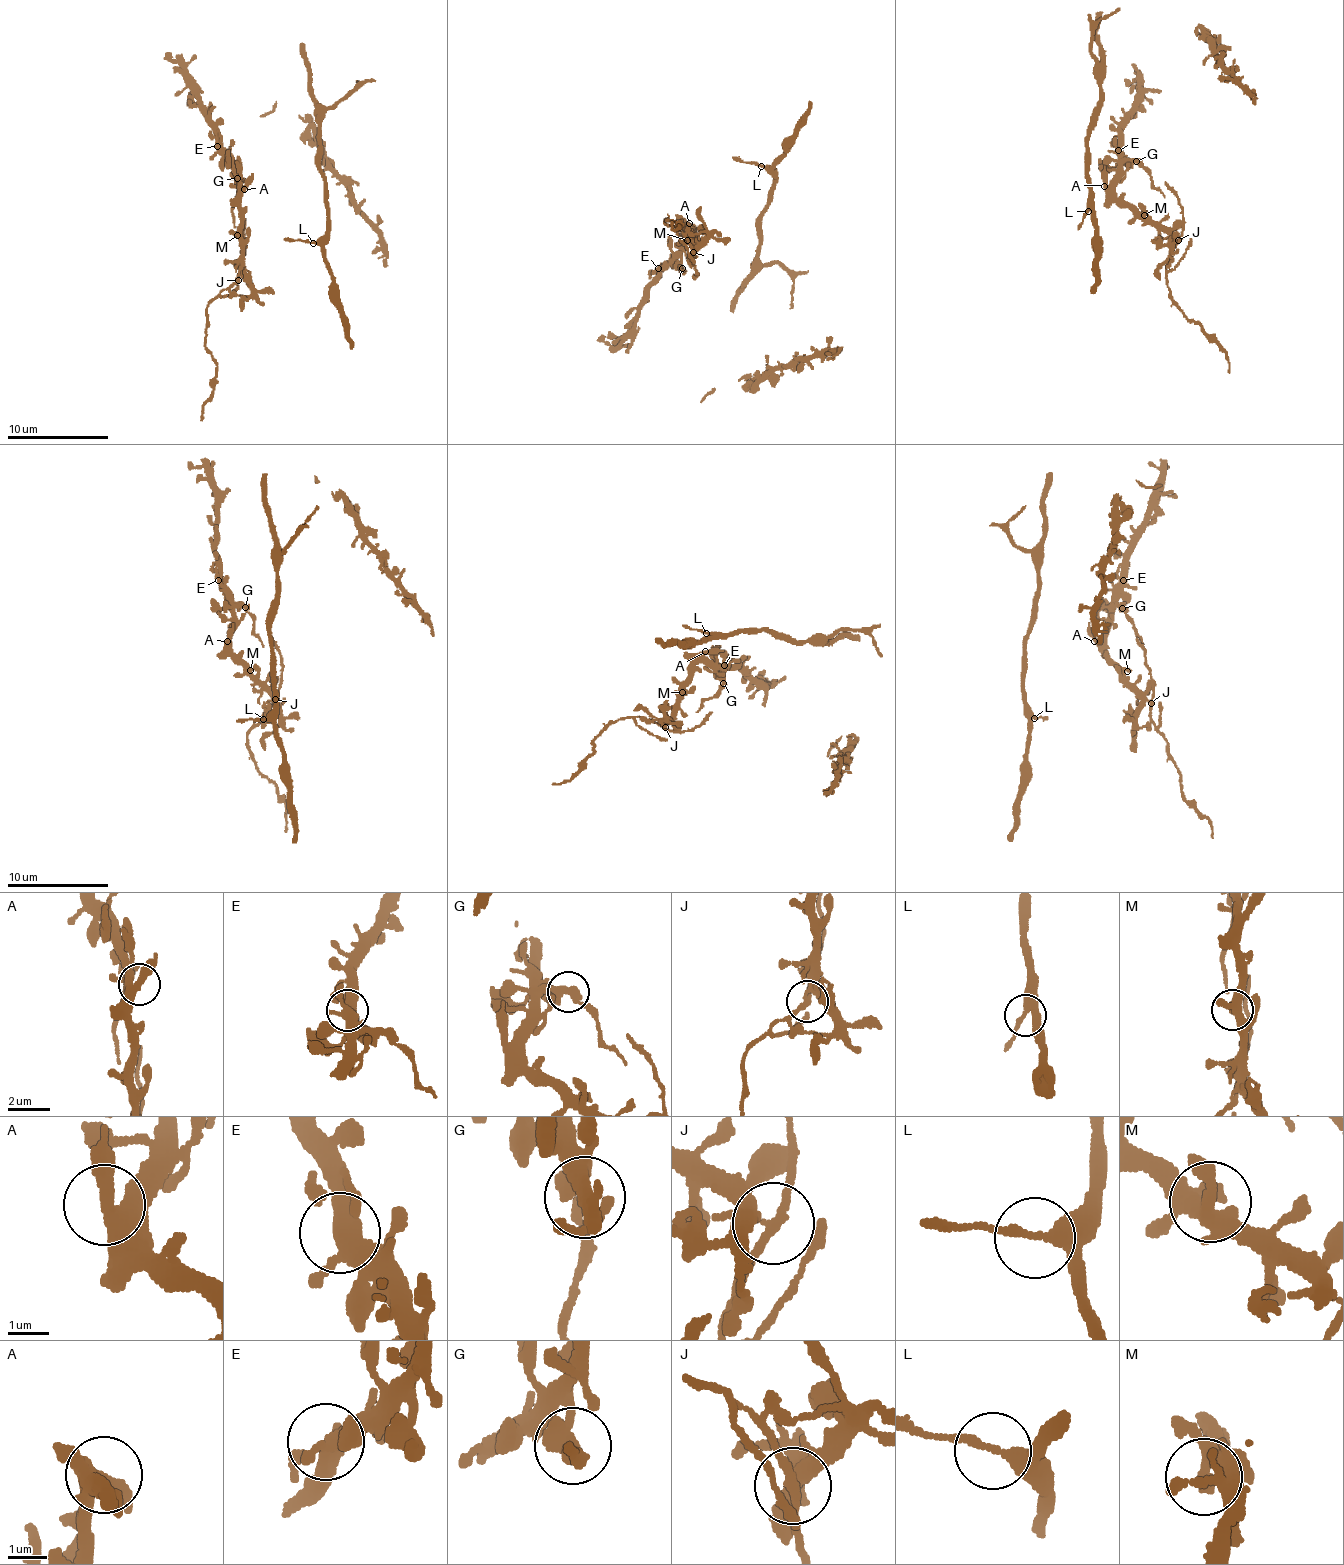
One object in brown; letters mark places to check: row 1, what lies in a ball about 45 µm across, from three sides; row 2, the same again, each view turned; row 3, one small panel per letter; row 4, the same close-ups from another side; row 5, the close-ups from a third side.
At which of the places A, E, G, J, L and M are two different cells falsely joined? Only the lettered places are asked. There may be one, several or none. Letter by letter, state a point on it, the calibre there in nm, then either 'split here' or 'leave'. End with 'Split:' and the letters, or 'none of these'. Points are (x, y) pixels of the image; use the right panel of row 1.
A: place (1104, 186); calibre 360 nm; leave
E: place (1118, 150); calibre 400 nm; leave
G: place (1136, 161); calibre 400 nm; split here
J: place (1178, 240); calibre 200 nm; split here
L: place (1088, 211); calibre 240 nm; leave
M: place (1144, 215); calibre 280 nm; leave
Split: G, J

